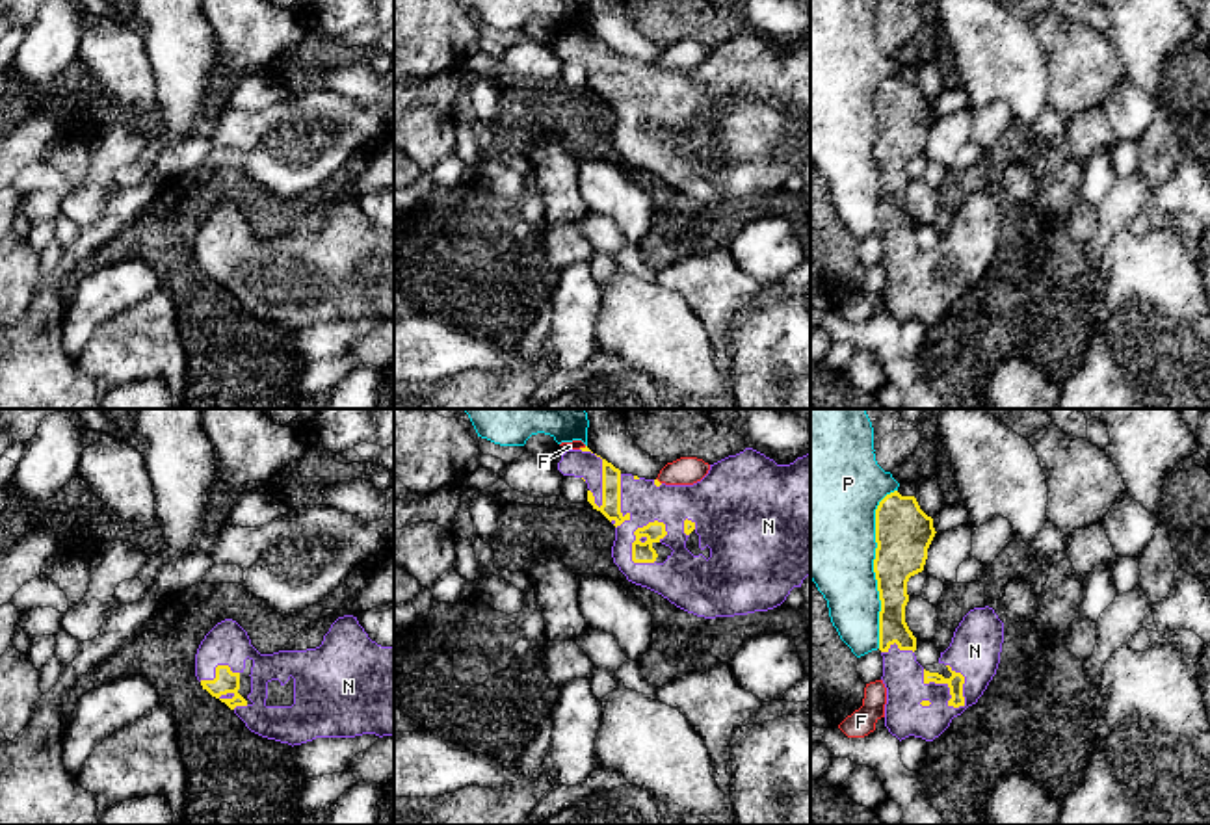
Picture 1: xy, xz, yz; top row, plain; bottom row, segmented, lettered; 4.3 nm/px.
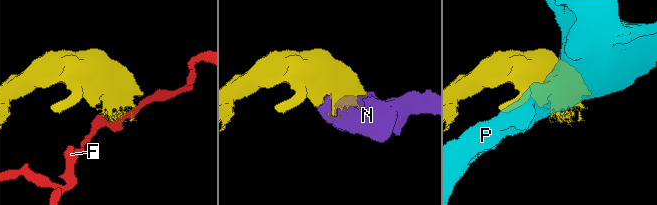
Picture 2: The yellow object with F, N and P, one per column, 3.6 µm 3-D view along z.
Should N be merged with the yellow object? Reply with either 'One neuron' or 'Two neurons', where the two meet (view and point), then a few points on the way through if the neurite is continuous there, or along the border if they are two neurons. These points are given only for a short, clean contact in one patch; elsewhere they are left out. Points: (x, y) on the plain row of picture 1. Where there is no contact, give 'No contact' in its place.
One neuron. Touches yellow at yz (948, 270)

